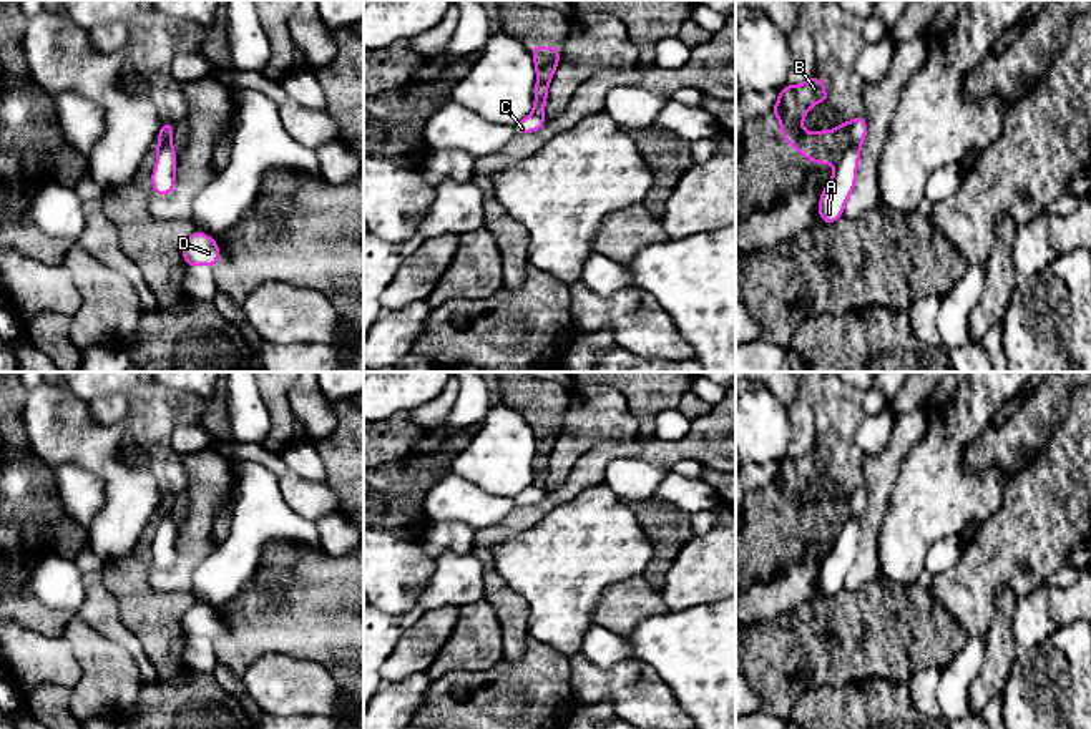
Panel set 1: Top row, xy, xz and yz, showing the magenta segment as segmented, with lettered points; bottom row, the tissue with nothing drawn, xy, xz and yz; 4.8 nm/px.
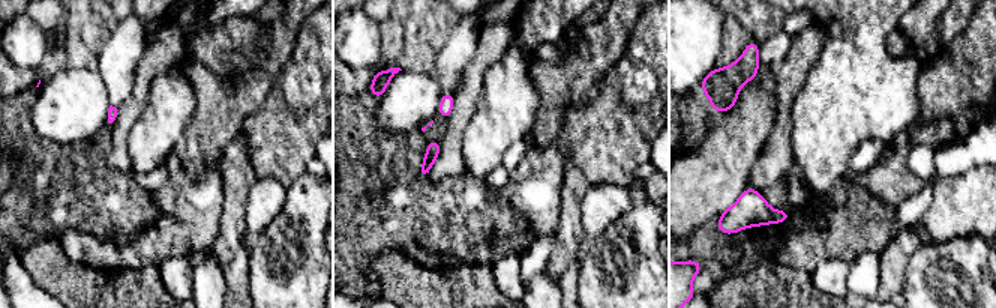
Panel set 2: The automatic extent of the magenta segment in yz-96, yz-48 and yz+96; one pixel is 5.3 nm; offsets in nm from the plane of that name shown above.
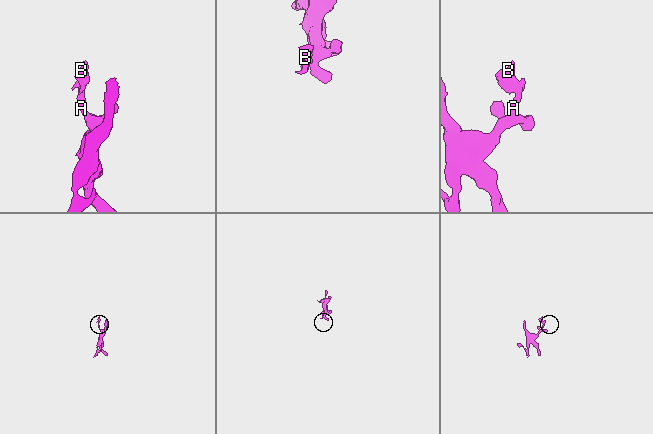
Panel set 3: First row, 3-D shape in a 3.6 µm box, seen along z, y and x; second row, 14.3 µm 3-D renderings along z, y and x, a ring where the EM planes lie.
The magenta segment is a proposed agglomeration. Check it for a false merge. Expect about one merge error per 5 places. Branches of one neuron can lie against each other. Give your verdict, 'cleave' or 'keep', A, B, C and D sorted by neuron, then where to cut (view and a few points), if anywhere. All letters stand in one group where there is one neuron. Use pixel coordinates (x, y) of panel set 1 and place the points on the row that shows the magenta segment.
cleave; A C D / B; cut in yz along (851, 122), (851, 145), (836, 163)

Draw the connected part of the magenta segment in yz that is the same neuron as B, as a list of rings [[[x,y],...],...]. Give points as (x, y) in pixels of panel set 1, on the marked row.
[[[814,75],[797,86],[787,83],[771,110],[780,121],[782,139],[817,166],[837,164],[850,146],[850,121],[842,121],[837,130],[820,130],[819,133],[802,130],[807,111],[825,101],[830,101],[827,90],[820,76]]]

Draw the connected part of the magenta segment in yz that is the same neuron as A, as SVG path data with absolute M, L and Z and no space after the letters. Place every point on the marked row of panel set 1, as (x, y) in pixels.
M862 113L850 121L850 146L835 166L834 176L824 186L819 201L820 223L830 224L844 218L844 206L855 189L860 148L867 136L867 118Z

